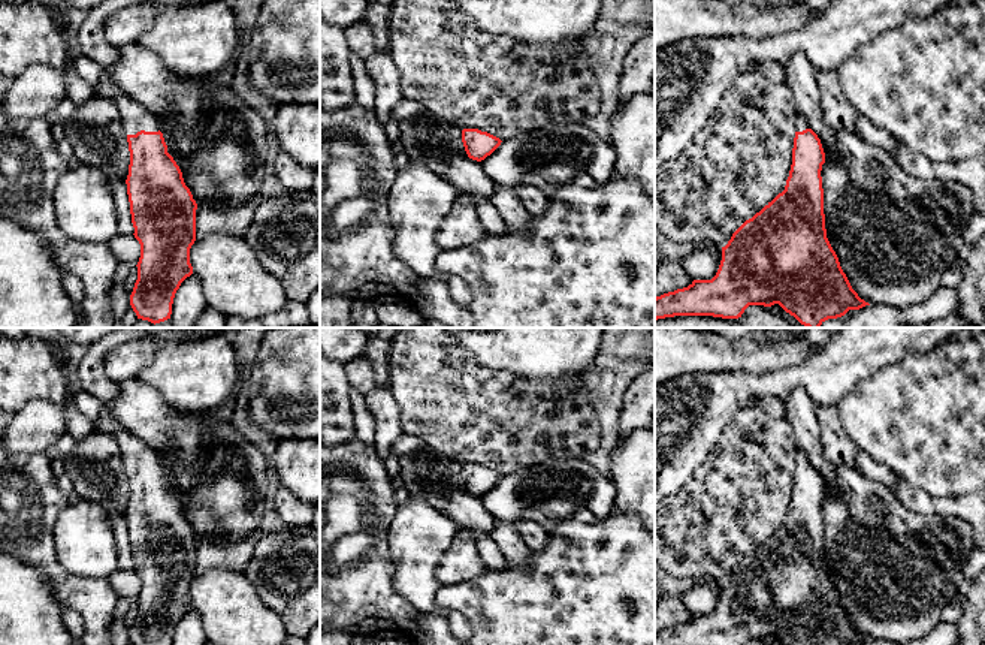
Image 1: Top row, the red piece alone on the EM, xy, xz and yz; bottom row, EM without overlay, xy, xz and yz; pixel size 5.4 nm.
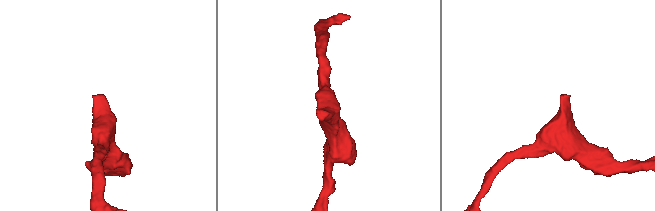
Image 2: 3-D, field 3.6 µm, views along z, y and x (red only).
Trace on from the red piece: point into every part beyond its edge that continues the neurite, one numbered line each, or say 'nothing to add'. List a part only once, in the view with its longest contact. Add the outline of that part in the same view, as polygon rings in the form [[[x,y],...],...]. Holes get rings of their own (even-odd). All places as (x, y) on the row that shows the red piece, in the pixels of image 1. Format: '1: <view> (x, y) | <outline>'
1: xy (135, 117) | [[[103,69],[99,81],[94,84],[94,94],[112,99],[115,102],[121,114],[121,123],[126,135],[136,135],[141,130],[160,130],[158,121],[149,114],[149,111],[127,94],[121,93],[106,69]]]

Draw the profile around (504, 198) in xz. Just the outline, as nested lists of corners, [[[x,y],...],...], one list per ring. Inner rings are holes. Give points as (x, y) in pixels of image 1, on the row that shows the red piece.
[[[496,184],[490,202],[511,229],[525,232],[531,224],[532,217],[523,207],[514,189]]]

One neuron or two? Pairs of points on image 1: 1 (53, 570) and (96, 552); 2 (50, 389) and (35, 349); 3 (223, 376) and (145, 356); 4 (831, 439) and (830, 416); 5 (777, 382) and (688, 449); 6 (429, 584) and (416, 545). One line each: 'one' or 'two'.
1: two
2: one
3: two
4: one
5: one
6: one

